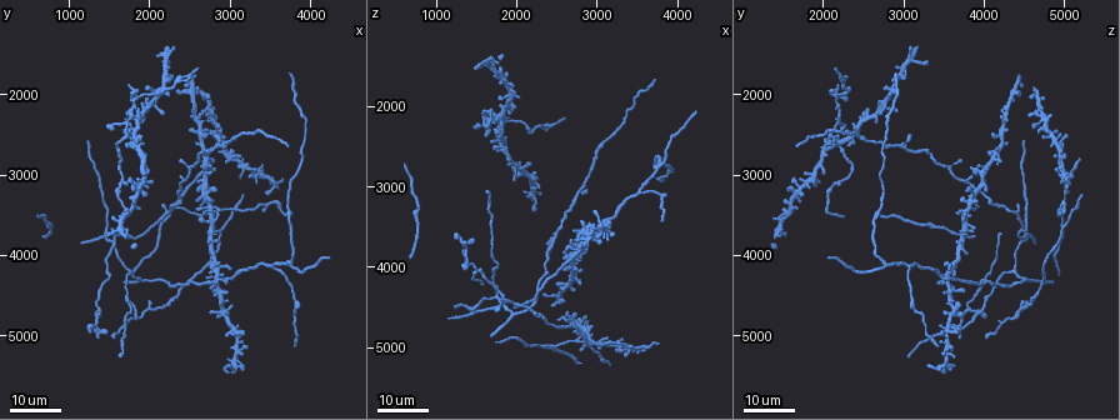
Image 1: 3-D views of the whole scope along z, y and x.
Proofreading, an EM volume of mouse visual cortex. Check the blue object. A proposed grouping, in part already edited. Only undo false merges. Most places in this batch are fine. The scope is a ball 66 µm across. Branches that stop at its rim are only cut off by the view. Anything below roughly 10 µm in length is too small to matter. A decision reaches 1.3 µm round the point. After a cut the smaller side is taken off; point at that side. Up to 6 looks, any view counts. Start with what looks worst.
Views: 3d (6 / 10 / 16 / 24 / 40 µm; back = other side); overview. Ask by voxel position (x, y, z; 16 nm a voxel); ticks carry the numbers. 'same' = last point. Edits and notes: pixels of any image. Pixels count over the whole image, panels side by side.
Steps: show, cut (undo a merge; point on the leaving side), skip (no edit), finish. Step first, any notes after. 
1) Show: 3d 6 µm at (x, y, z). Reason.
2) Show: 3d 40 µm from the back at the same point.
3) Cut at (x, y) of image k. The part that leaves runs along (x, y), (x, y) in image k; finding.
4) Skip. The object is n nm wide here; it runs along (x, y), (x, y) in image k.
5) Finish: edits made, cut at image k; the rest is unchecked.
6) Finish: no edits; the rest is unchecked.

Show: 3d 16 µm at (1800, 2600, 2200). Looks like a crossing.

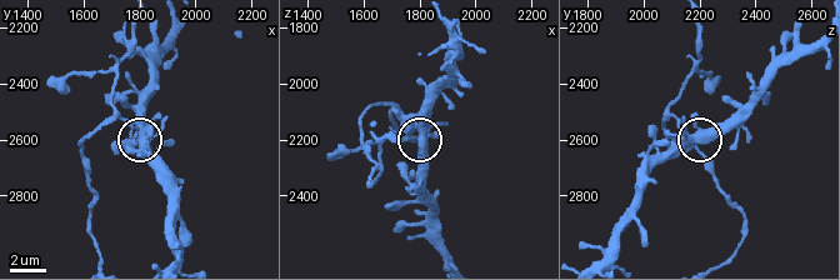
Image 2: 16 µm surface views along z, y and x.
Show: 3d 10 µm at (1770, 2600, 2160). Zoom in.

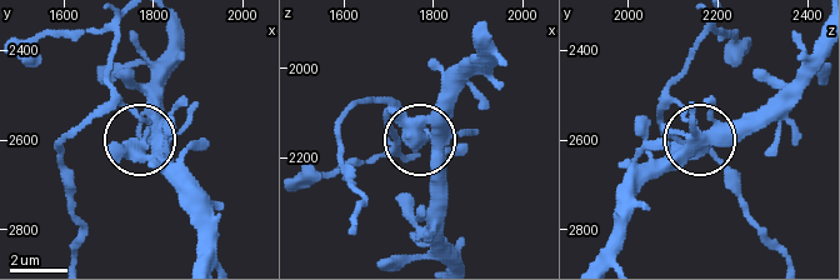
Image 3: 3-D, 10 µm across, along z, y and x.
Cut at (133, 105) of image 3. The part that leaves runs along (128, 146), (145, 125), (114, 106), (56, 149), (75, 254) in image 3; a second neuron is stuck on.

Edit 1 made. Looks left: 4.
Show: 3d 16 µm at (1450, 3750, 4550). Four or more arms meet.

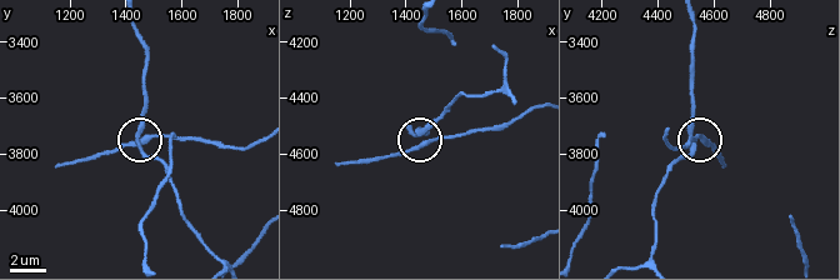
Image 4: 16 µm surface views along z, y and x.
Show: 3d 6 µm at (1440, 3770, 4530). Zoom in.

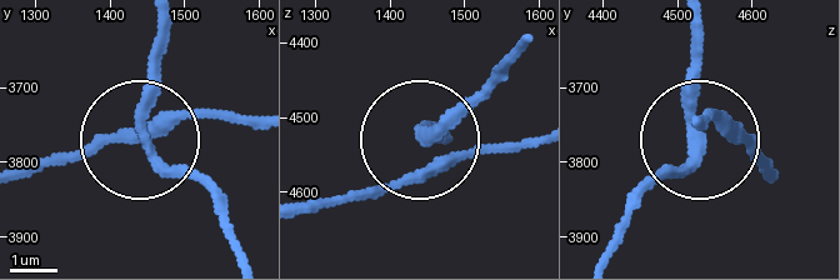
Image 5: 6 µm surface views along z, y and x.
Skip. It runs along (243, 258), (223, 210), (144, 138), (159, 30) in image 5; all the same neuron.

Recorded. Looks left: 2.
Show: 3d 16 µm at (2800, 2650, 3000).

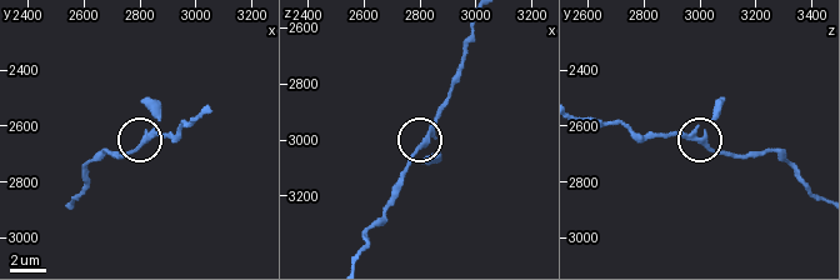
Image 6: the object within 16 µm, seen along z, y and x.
Show: 3d 6 µm at (2830, 2640, 3020). Zoom in.

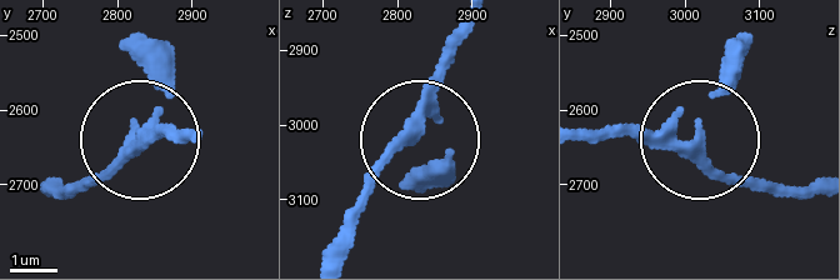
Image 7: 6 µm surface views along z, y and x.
Skip. The side arm is 30 µm long; it runs along (329, 249), (373, 176), (416, 136), (425, 81), (456, 21) in image 7; all the same neuron.

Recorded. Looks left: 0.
Finish: edits made, cut at image 3; the rest is unchecked.

